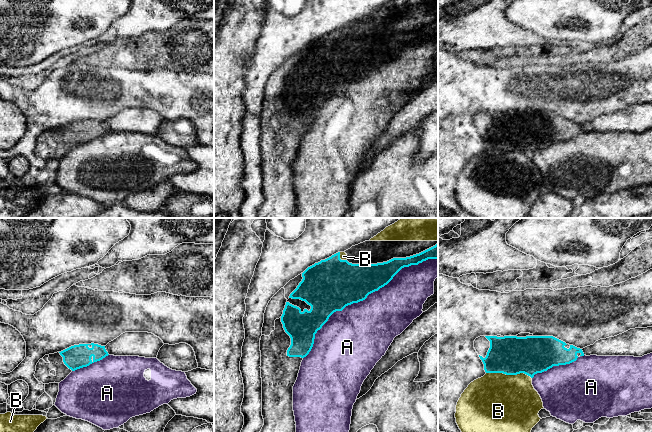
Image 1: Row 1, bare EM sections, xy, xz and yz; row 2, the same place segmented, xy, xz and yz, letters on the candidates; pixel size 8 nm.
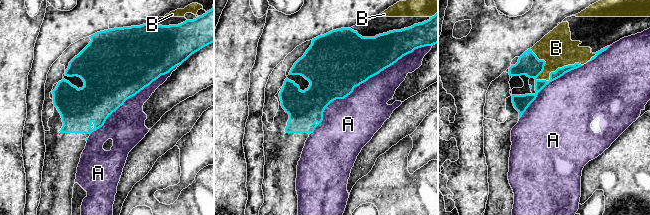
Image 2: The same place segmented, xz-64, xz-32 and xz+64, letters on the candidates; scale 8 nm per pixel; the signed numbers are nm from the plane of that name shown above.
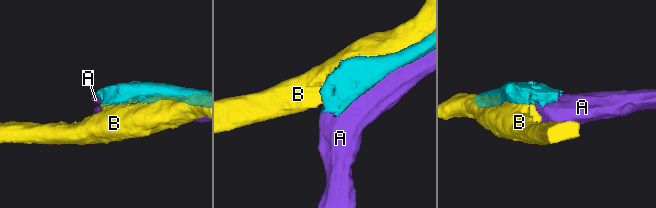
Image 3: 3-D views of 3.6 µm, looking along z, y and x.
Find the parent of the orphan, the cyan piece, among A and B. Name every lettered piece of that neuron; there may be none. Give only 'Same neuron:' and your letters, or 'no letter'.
Same neuron: no letter

